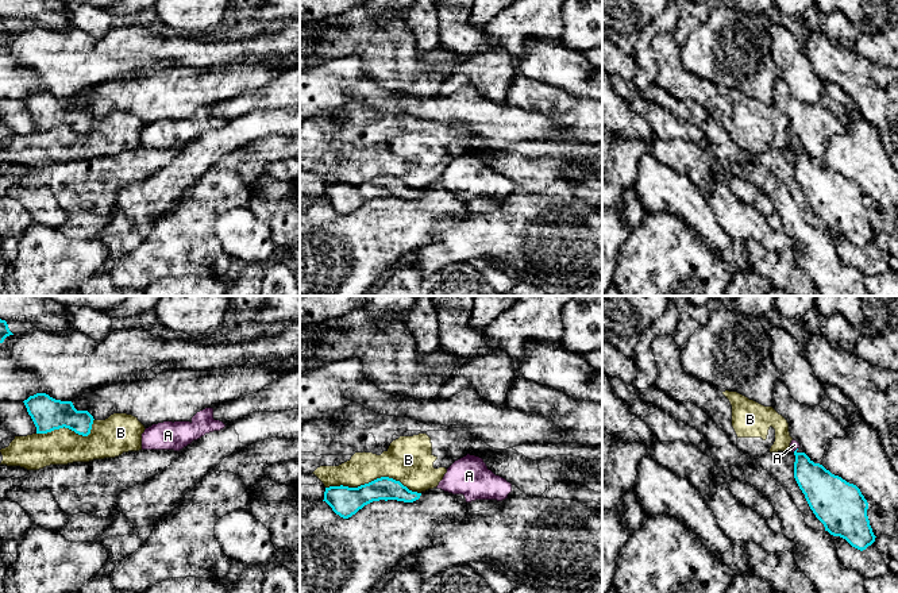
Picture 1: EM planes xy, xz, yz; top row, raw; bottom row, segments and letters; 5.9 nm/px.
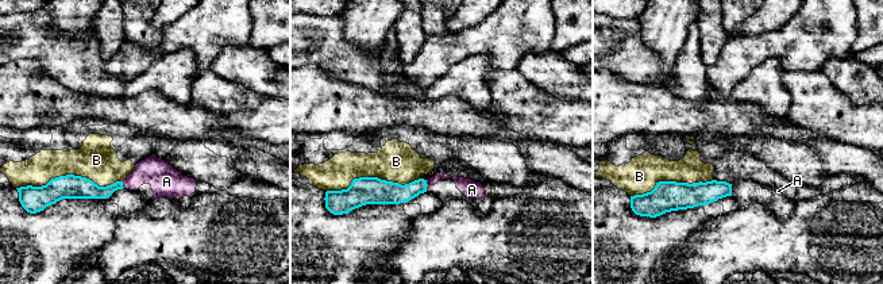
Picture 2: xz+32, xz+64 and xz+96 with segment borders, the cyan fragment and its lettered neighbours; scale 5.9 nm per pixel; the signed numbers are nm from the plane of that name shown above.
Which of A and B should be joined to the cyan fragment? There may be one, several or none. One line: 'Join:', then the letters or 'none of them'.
Join: none of them

